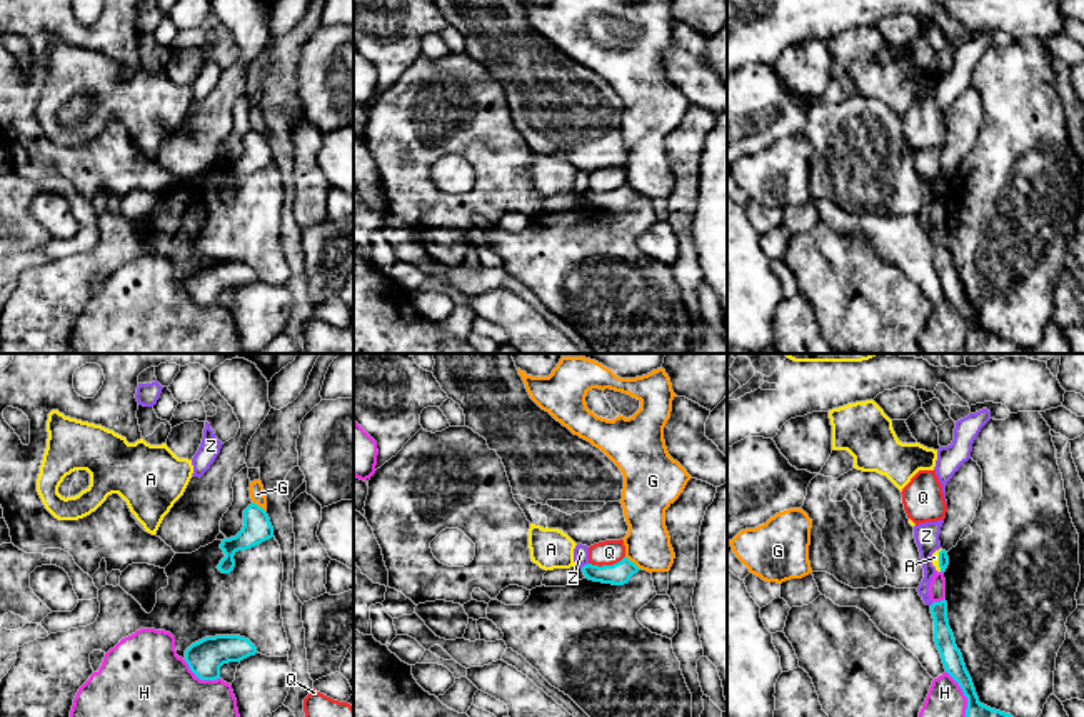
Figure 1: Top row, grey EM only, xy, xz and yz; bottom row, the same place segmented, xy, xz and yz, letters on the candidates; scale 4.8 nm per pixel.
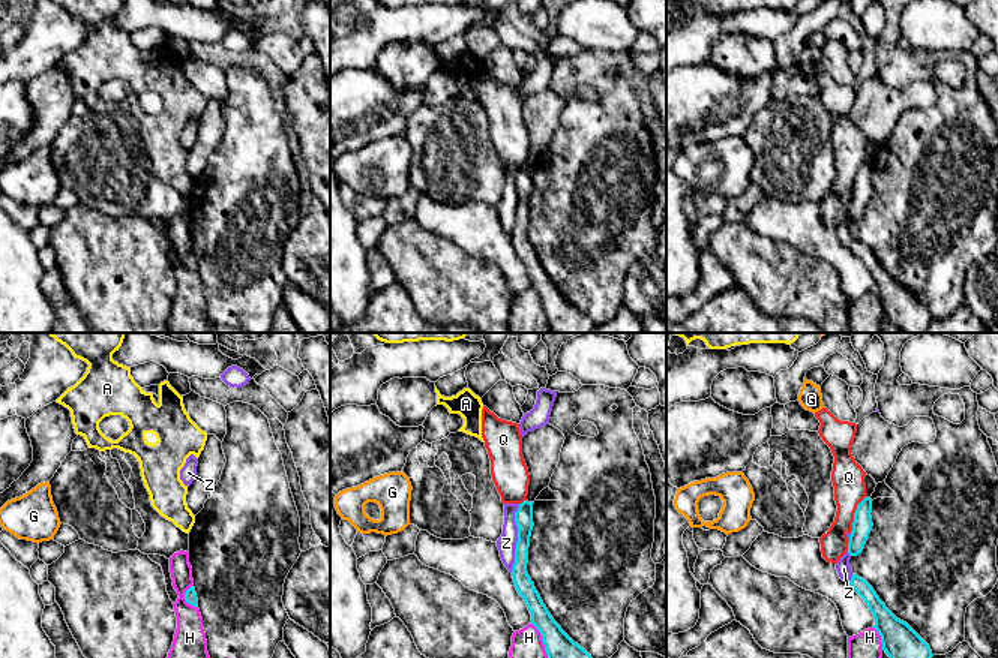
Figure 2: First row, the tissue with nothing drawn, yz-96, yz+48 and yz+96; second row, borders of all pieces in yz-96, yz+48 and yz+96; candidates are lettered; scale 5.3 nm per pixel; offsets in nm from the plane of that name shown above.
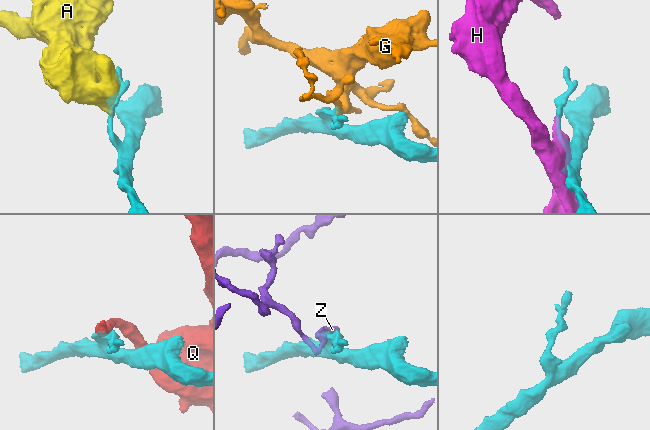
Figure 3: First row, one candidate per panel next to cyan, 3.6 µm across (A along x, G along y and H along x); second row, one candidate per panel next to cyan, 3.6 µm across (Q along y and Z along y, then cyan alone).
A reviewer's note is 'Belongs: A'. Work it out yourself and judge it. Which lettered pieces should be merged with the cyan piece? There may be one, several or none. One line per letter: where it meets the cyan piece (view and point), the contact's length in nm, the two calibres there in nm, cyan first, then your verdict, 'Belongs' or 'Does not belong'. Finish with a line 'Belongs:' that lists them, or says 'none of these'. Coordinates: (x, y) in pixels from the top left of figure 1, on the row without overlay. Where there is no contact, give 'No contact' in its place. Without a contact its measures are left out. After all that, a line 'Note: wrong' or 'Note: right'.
A: Touches cyan at yz (939, 187). Shared border 110 nm. Thickness 50 nm (cyan) against 40 nm. Does not belong
G: Touches cyan at xy (257, 132). Shared border 90 nm. Thickness 140 nm (cyan) against 80 nm. Does not belong
H: Touches cyan at yz (968, 325). Shared border 280 nm. Thickness 190 nm (cyan) against 220 nm. Does not belong
Q: Touches cyan at xz (606, 192). Shared border 180 nm. Thickness 110 nm (cyan) against 120 nm. Does not belong
Z: Touches cyan at xz (584, 192). Shared border 50 nm. Thickness 110 nm (cyan) against 80 nm. Does not belong
Belongs: none of these
Note: wrong

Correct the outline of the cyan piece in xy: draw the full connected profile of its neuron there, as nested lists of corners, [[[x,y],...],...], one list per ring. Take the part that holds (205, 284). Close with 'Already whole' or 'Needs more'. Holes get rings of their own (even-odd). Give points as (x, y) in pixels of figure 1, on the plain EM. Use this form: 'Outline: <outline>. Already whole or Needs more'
Outline: [[[240,262],[205,263],[185,277],[185,288],[200,307],[220,305],[220,293],[255,282],[255,272]]]. Already whole

